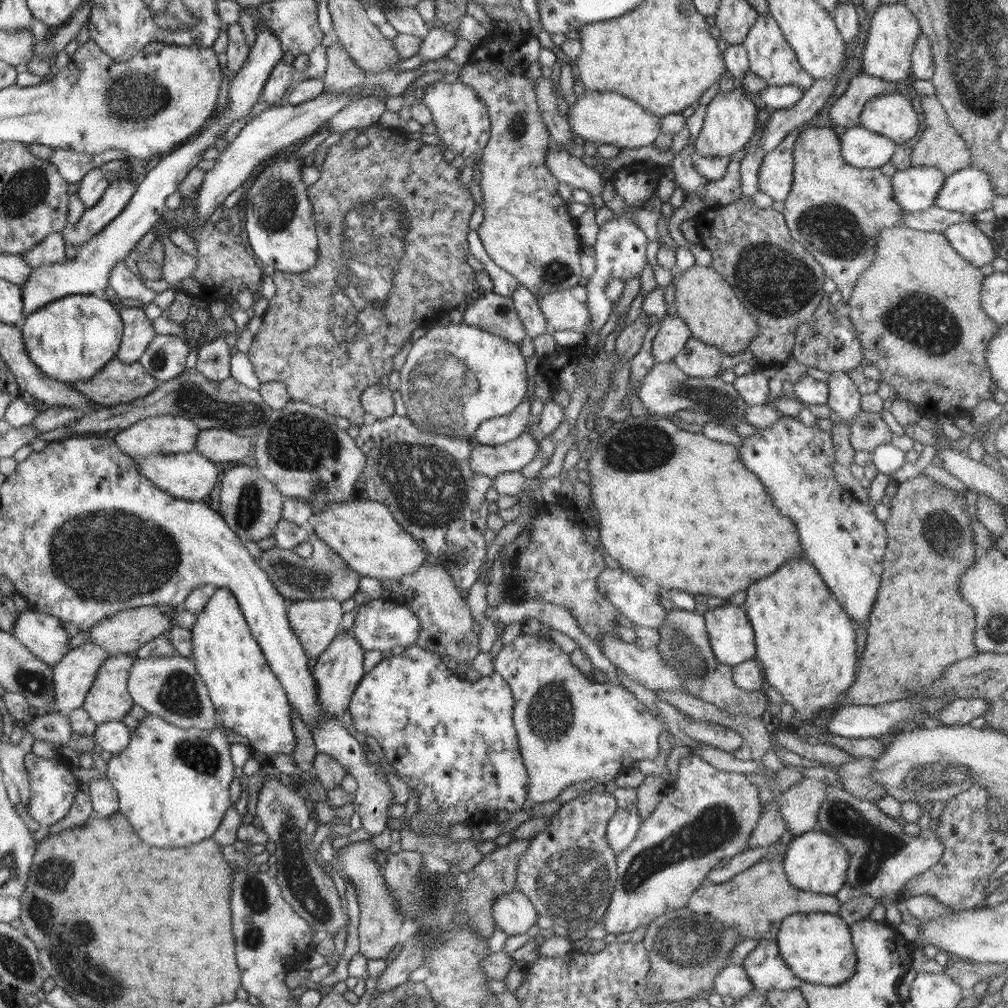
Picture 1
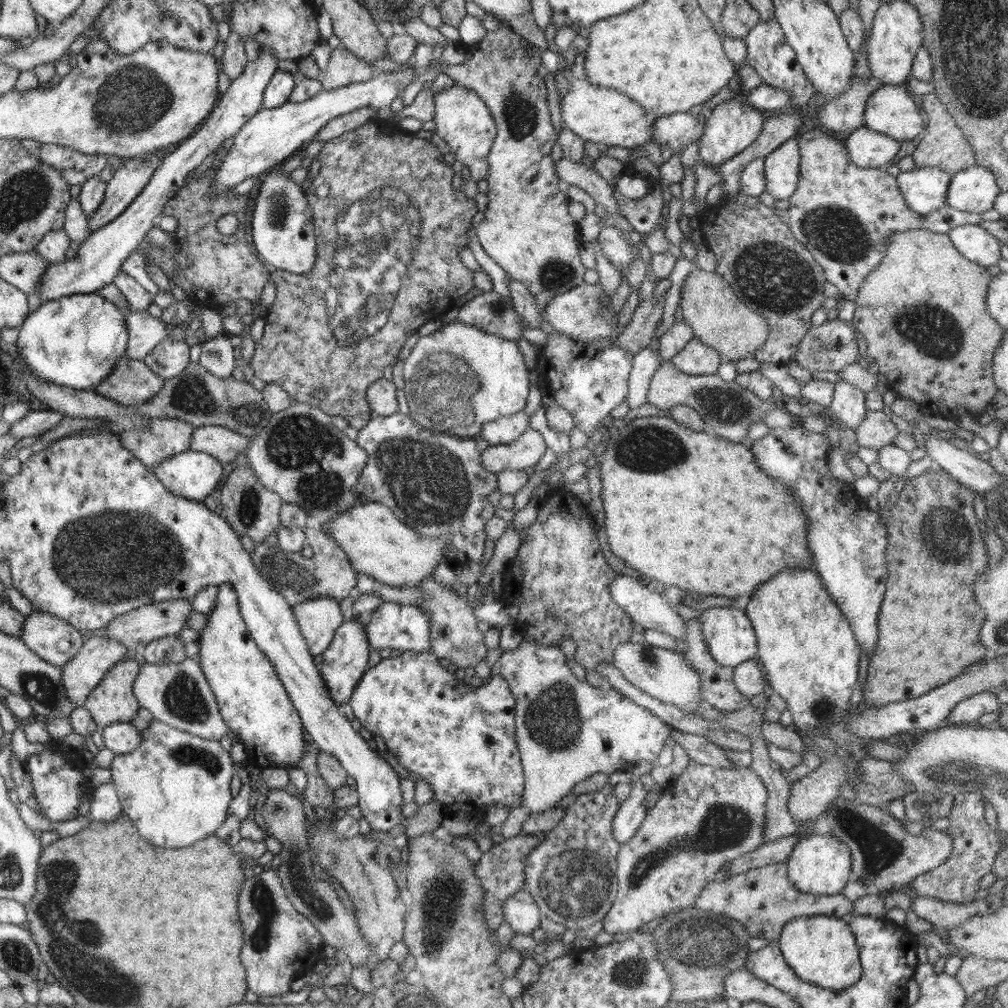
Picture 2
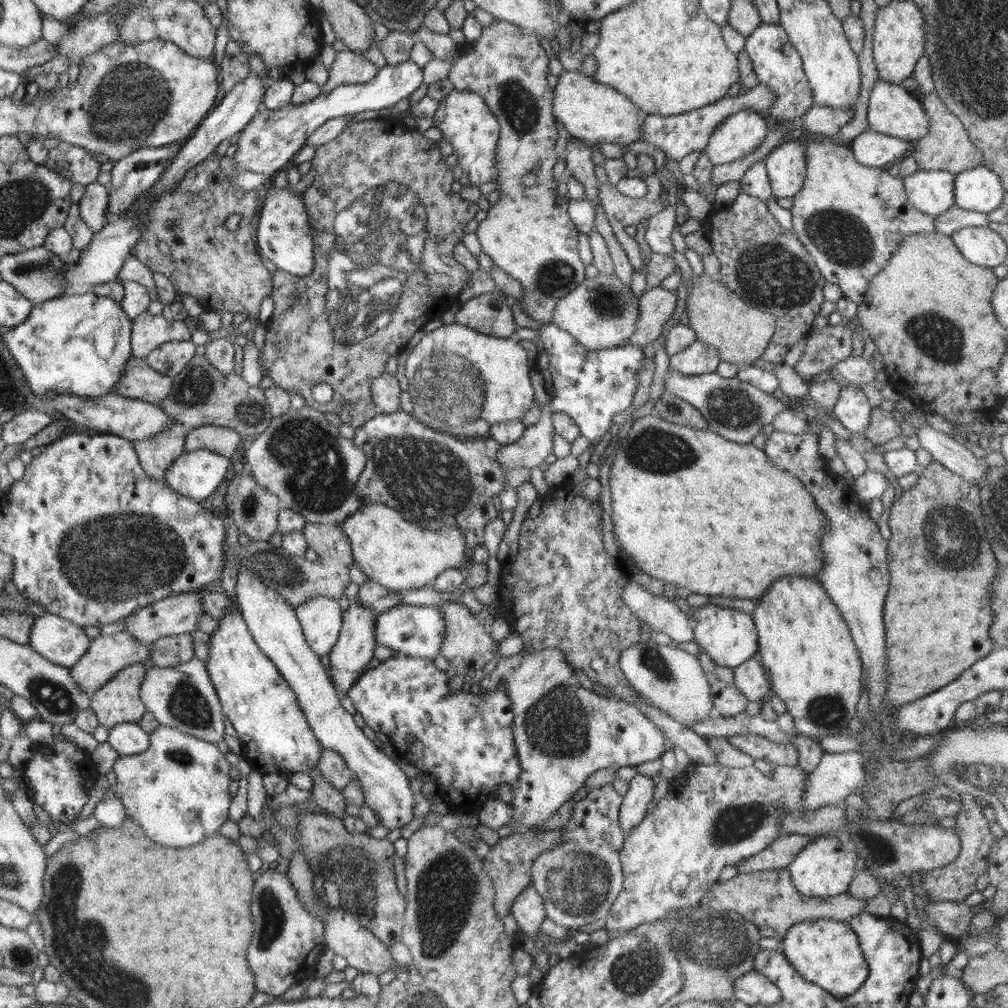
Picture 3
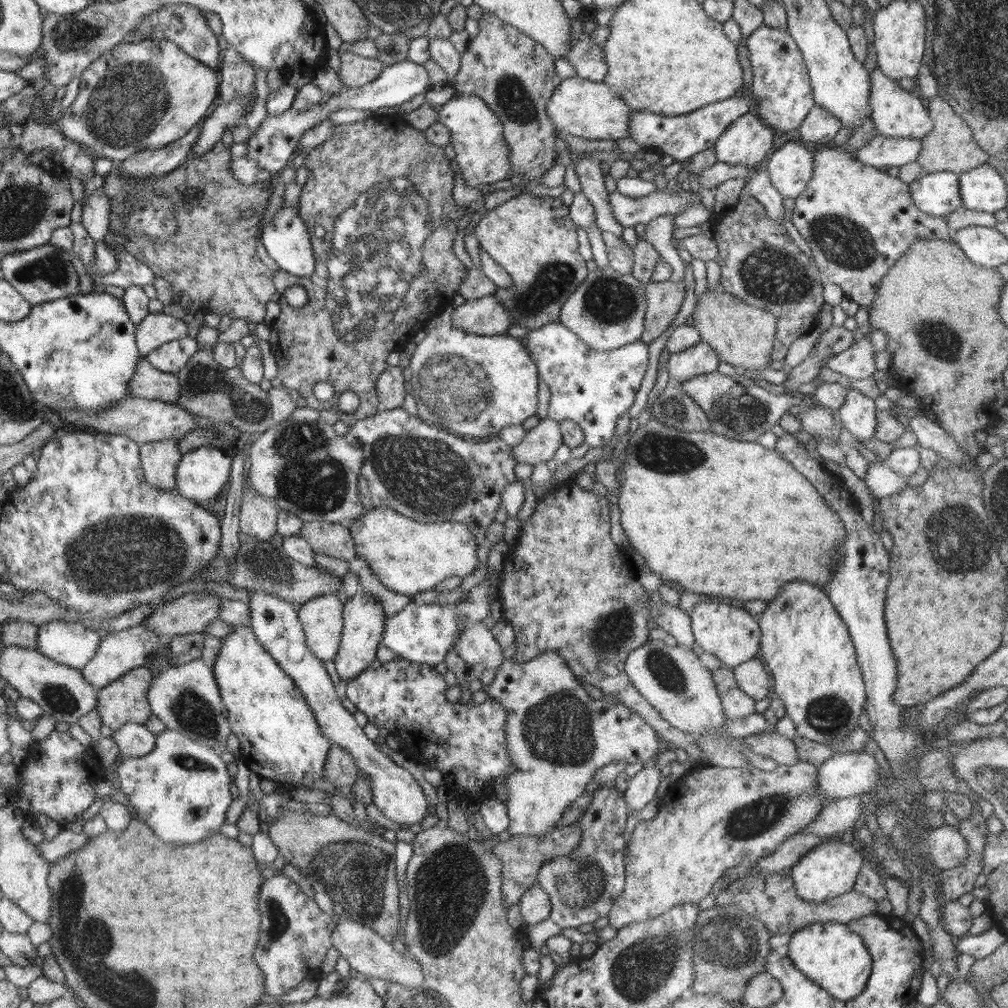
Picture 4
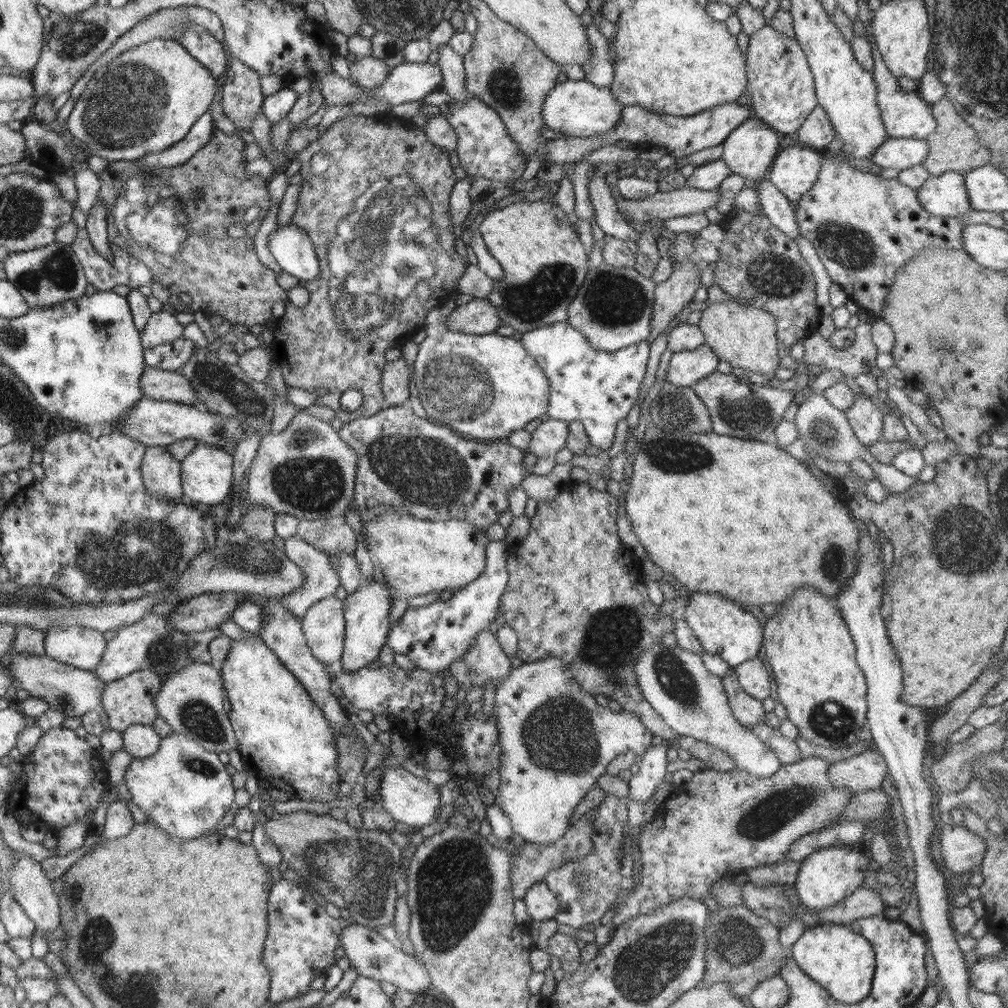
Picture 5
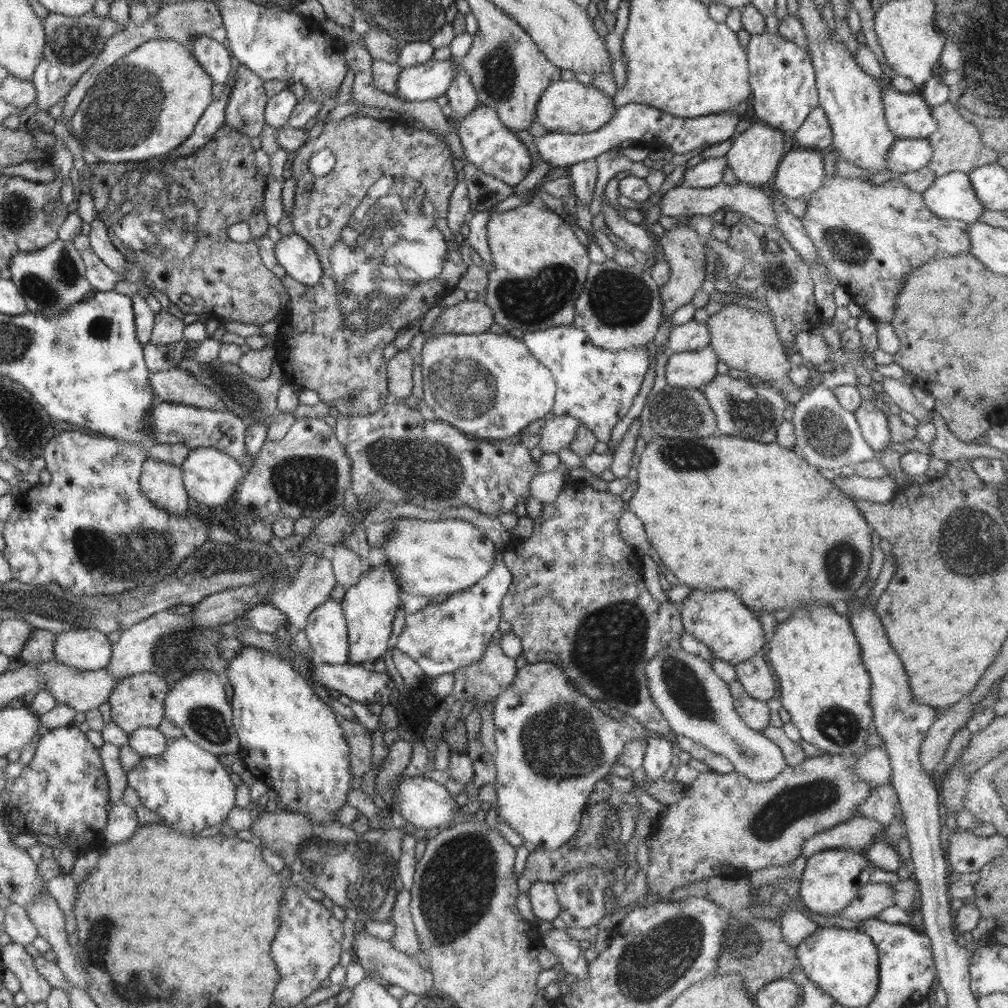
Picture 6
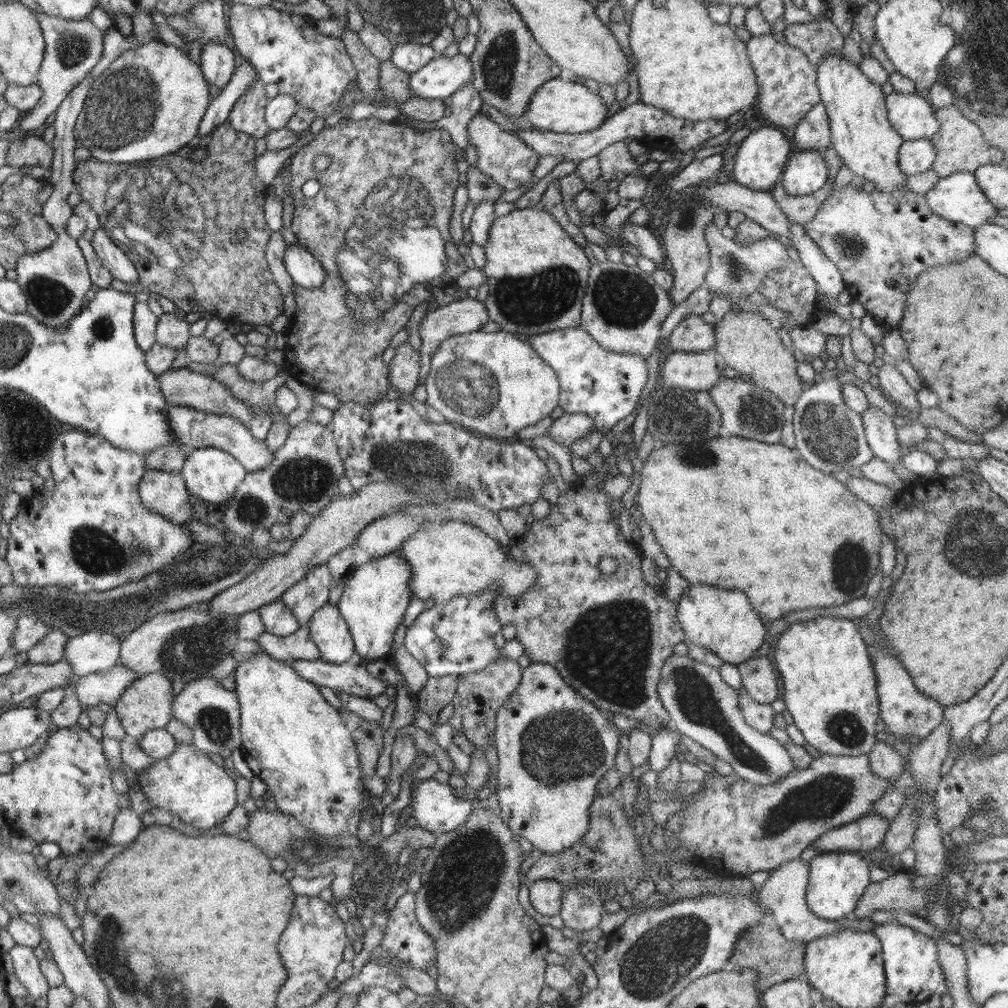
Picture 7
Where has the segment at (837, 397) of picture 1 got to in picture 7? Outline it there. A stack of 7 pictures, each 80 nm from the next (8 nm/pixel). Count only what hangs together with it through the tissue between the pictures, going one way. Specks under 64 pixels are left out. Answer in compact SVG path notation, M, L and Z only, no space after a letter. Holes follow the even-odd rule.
M870 405L861 414L861 419L873 456L888 464L902 463L901 445L892 417L882 409Z

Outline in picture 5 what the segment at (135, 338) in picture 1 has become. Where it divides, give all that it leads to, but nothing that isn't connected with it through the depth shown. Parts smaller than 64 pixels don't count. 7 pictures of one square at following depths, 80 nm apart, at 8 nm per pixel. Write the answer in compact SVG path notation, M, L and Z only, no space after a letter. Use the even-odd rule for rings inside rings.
M160 310L150 315L141 332L141 345L144 349L169 343L183 336L184 325L176 320L176 313Z

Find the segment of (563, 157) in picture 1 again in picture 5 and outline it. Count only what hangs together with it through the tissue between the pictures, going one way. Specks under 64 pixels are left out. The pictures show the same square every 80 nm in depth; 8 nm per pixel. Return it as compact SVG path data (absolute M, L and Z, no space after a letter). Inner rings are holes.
M685 184L670 192L657 190L645 199L630 200L622 197L617 207L626 222L637 220L644 224L651 218L665 220L680 215L704 213L708 208L716 207L718 191L692 188Z

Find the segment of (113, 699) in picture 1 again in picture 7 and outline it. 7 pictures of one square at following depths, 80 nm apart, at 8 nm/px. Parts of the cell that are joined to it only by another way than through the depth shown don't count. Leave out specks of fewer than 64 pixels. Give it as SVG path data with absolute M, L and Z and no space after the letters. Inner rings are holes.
M144 673L129 684L116 703L116 714L130 740L138 740L152 729L164 729L173 717L172 703L175 700L172 681L162 673Z

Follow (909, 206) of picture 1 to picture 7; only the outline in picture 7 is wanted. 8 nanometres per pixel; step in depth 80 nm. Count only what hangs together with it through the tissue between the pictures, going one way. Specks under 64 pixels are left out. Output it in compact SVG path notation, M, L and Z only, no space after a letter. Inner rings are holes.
M953 172L950 176L941 177L936 186L925 194L925 199L932 212L938 216L972 228L988 223L992 217L998 215L998 208L987 199L984 191L978 186L976 177L970 172Z

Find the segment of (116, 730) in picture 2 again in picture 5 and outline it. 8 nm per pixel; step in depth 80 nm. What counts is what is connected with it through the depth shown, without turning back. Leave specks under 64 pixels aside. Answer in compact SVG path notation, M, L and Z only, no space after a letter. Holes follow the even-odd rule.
M133 724L122 731L123 748L135 760L144 760L157 751L161 736L151 727Z

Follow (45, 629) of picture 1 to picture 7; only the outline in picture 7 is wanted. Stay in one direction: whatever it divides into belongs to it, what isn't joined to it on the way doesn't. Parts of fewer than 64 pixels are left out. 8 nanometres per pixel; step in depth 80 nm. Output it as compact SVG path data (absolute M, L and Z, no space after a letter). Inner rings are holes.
M91 631L70 637L63 658L80 676L105 671L119 663L120 643L114 634Z

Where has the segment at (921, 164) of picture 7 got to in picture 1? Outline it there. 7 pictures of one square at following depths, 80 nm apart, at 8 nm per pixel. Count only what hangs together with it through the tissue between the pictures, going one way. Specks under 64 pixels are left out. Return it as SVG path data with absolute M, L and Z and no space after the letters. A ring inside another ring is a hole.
M862 126L846 129L839 138L844 162L861 169L880 169L892 159L898 148L890 138Z

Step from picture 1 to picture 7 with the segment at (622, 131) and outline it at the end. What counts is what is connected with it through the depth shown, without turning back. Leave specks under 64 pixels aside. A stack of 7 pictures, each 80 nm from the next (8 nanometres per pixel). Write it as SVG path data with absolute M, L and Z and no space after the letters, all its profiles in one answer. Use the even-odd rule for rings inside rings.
M557 77L540 86L523 115L541 131L576 134L598 128L607 119L607 112L608 107L598 94L580 82L564 82Z

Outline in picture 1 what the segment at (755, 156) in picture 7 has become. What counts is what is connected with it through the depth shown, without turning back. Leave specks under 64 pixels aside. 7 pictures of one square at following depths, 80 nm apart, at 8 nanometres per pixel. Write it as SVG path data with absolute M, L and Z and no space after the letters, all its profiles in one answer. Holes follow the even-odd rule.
M737 83L732 92L717 93L706 106L702 129L696 138L695 153L704 158L731 157L754 138L757 127L756 101Z

